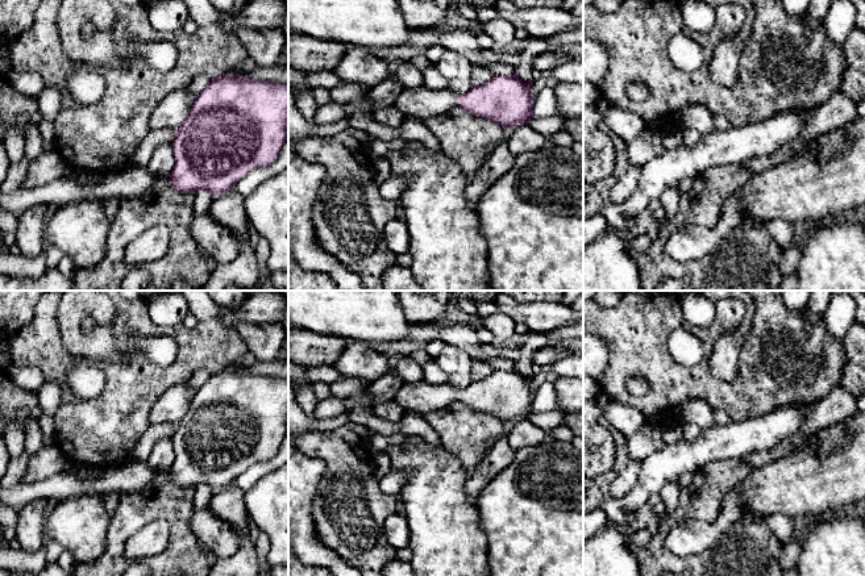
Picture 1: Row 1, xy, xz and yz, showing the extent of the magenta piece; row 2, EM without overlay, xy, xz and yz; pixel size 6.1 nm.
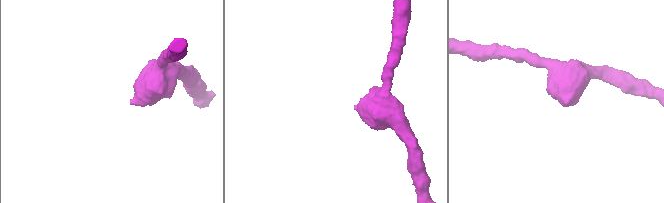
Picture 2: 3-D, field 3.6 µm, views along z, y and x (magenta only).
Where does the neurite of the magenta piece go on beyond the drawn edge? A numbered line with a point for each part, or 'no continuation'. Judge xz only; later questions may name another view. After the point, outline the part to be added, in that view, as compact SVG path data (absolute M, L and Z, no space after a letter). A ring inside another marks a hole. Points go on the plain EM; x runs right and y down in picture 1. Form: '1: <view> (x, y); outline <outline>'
1: xz (421, 397); outline M423 380L402 385L394 397L394 402L404 410L425 416L458 400L458 389L444 384L432 385Z

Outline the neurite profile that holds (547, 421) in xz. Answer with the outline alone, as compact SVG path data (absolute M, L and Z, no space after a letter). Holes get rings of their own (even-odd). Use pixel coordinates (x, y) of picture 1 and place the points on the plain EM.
M560 410L533 412L528 421L540 427L545 434L552 433L558 425L564 423L565 416Z

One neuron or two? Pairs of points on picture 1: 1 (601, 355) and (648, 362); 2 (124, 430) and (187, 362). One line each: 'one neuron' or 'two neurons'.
1: two neurons
2: one neuron

